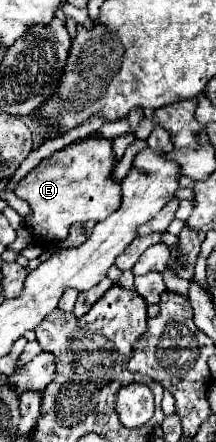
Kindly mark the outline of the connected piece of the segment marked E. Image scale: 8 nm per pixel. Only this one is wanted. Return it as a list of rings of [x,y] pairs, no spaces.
[[[100,134],[68,144],[56,150],[50,158],[44,158],[32,168],[16,186],[16,196],[26,200],[32,208],[32,216],[26,218],[28,230],[40,242],[60,242],[68,236],[68,228],[74,222],[106,220],[110,212],[122,204],[122,184],[114,180],[116,154],[112,140]]]

